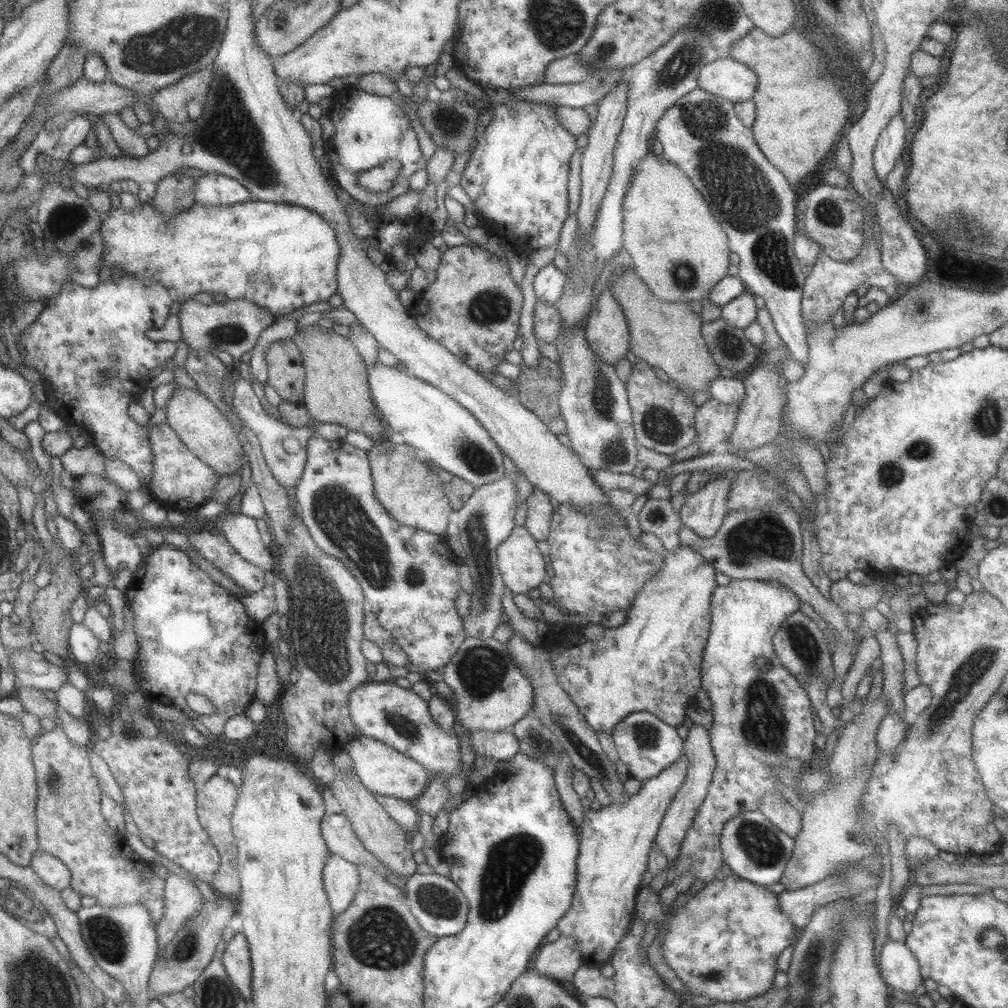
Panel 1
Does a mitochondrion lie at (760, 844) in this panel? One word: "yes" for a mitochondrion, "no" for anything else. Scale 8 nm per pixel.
yes

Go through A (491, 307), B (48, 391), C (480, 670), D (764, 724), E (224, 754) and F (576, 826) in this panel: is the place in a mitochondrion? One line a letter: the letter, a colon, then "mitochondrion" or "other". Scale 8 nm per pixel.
A: mitochondrion
B: other
C: mitochondrion
D: mitochondrion
E: other
F: other

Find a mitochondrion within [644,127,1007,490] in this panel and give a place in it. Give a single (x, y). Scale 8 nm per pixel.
(957, 224)

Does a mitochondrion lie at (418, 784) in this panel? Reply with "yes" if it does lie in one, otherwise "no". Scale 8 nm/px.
no

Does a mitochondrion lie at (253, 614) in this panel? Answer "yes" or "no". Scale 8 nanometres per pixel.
no

